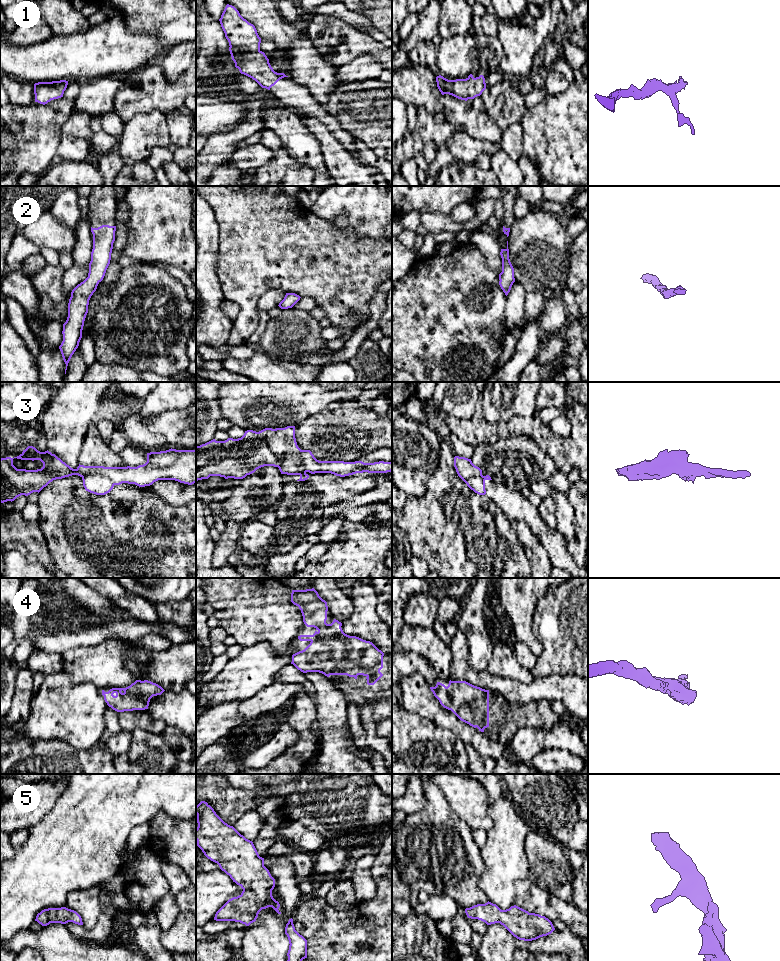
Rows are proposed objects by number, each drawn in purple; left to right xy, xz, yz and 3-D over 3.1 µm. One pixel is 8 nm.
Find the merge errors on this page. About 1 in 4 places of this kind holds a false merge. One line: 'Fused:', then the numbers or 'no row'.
Fused: 3

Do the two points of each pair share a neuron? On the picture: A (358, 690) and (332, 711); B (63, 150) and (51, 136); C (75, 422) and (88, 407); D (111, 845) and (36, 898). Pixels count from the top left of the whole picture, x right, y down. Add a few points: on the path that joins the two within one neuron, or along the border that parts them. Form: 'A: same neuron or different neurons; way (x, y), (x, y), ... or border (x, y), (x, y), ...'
A: different neurons; border (340, 686), (347, 702)
B: different neurons; border (62, 134), (55, 153)
C: same neuron; way (77, 418), (84, 411)
D: same neuron; way (92, 845), (89, 845), (55, 879)

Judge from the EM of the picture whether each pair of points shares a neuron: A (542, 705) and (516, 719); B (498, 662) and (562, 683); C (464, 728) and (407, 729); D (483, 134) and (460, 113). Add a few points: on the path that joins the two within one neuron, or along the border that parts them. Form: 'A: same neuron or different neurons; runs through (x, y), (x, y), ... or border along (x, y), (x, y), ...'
A: same neuron; runs through (536, 711), (532, 715), (522, 716)
B: different neurons; border along (535, 677), (529, 683), (520, 683), (512, 679)
C: different neurons; border along (424, 717), (438, 726), (448, 728), (463, 743)
D: same neuron; runs through (476, 132), (463, 120)

